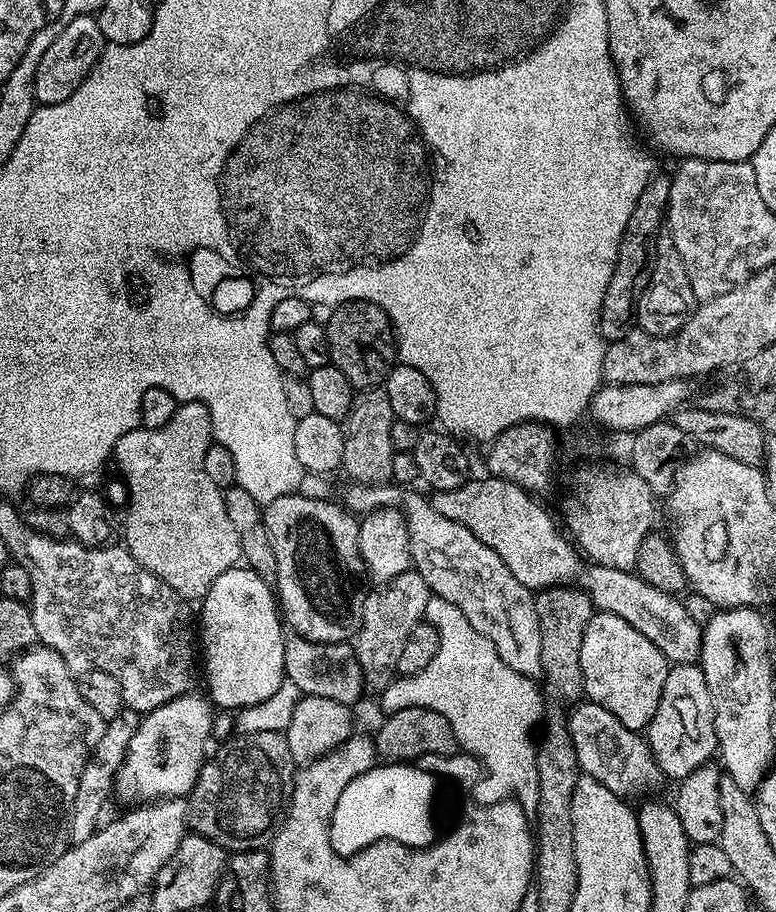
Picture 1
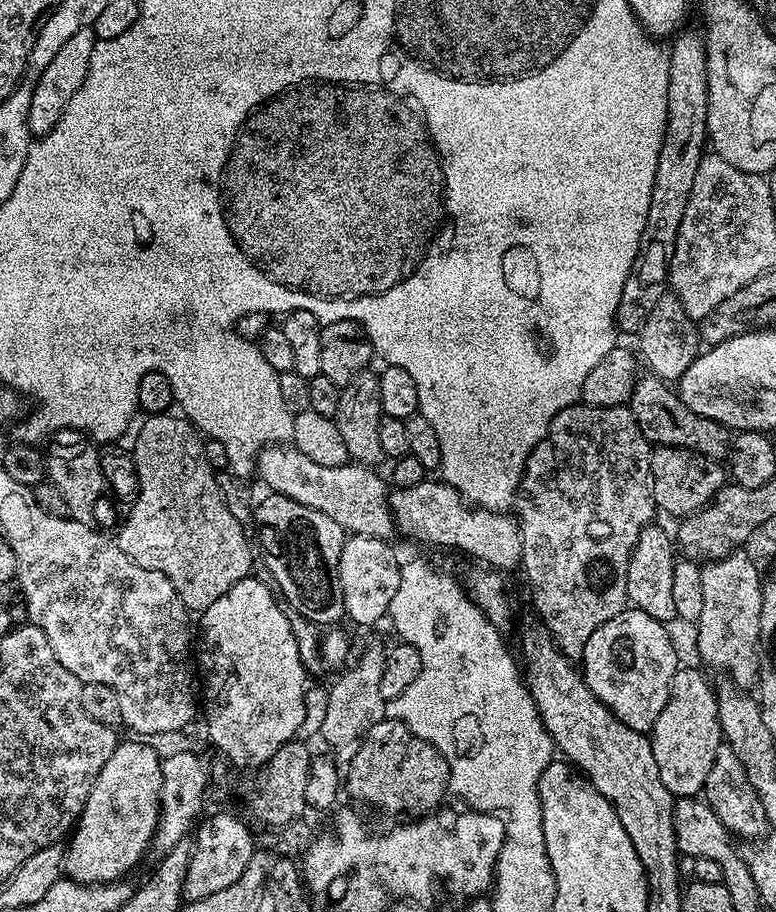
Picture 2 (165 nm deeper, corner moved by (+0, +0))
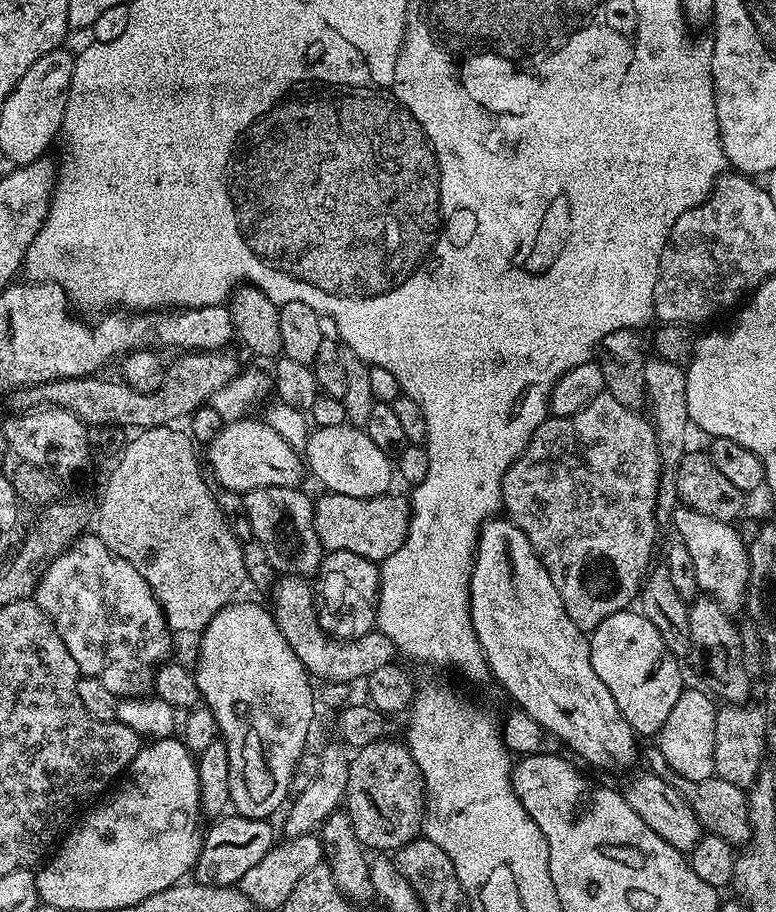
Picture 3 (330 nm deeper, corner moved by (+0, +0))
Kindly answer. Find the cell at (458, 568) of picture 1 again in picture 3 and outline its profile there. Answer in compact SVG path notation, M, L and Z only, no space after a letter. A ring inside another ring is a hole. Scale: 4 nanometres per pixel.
M241 418L239 420L234 420L228 423L225 423L224 428L215 436L212 441L207 444L206 452L208 452L208 460L206 456L206 464L212 467L212 472L216 477L214 477L215 483L221 484L224 488L229 488L230 490L234 490L238 493L246 493L250 490L258 490L259 488L269 488L270 486L286 486L287 488L294 488L297 487L301 482L300 479L303 476L306 476L306 464L305 461L302 459L301 453L299 451L296 452L292 449L292 444L290 441L287 440L286 437L283 436L280 432L275 432L274 429L271 428L268 424L263 424L260 420L248 420L249 418Z

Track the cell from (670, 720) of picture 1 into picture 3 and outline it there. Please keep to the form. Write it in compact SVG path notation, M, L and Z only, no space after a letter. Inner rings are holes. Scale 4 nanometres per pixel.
M691 688L681 692L678 702L674 702L674 710L670 710L659 730L658 747L662 758L676 771L676 775L702 782L714 776L714 722L718 704L707 691Z

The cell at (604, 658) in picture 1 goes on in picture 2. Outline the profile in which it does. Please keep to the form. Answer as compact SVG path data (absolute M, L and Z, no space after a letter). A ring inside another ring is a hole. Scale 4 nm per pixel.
M631 606L625 607L610 622L602 622L590 642L582 661L584 680L594 695L630 730L651 733L666 698L670 698L670 686L678 667L676 648L668 637L663 623L650 614Z

